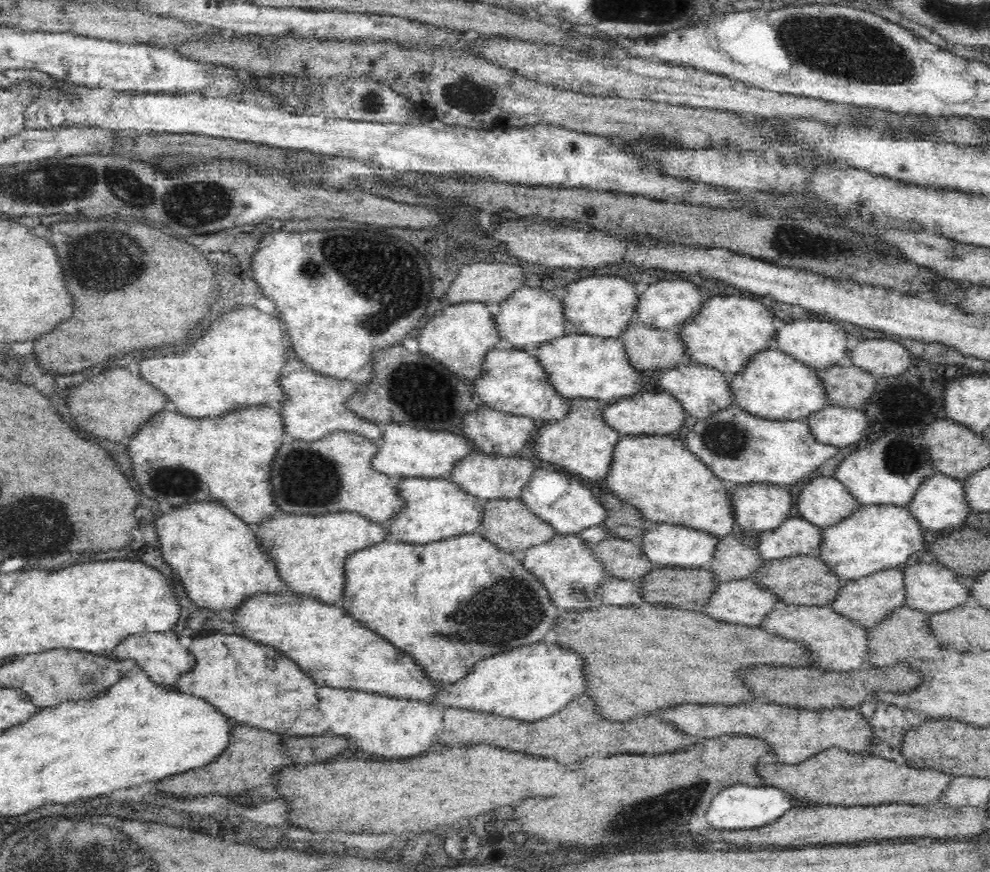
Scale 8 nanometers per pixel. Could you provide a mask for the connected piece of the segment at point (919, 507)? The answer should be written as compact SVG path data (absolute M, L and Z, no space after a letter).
M938 472L922 481L906 508L922 529L944 531L964 526L964 520L970 518L972 511L963 498L962 481Z

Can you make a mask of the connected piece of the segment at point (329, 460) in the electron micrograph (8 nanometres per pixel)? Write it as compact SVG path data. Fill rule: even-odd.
M348 431L330 432L314 442L285 439L270 464L274 504L284 512L320 515L355 512L372 522L386 525L402 507L402 498L389 476L370 467L378 445Z

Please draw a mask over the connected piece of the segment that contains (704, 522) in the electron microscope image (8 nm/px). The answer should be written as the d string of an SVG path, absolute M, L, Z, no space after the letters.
M627 435L615 444L610 470L601 485L636 508L649 525L674 524L704 531L717 539L737 531L729 486L693 455L684 441L668 435Z

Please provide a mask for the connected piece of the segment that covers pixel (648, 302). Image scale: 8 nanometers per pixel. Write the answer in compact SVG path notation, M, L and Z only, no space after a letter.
M662 280L650 284L644 294L640 294L636 301L635 312L632 313L631 323L658 328L665 331L678 331L691 317L699 312L700 305L706 300L708 292L702 292L692 282L682 280Z

